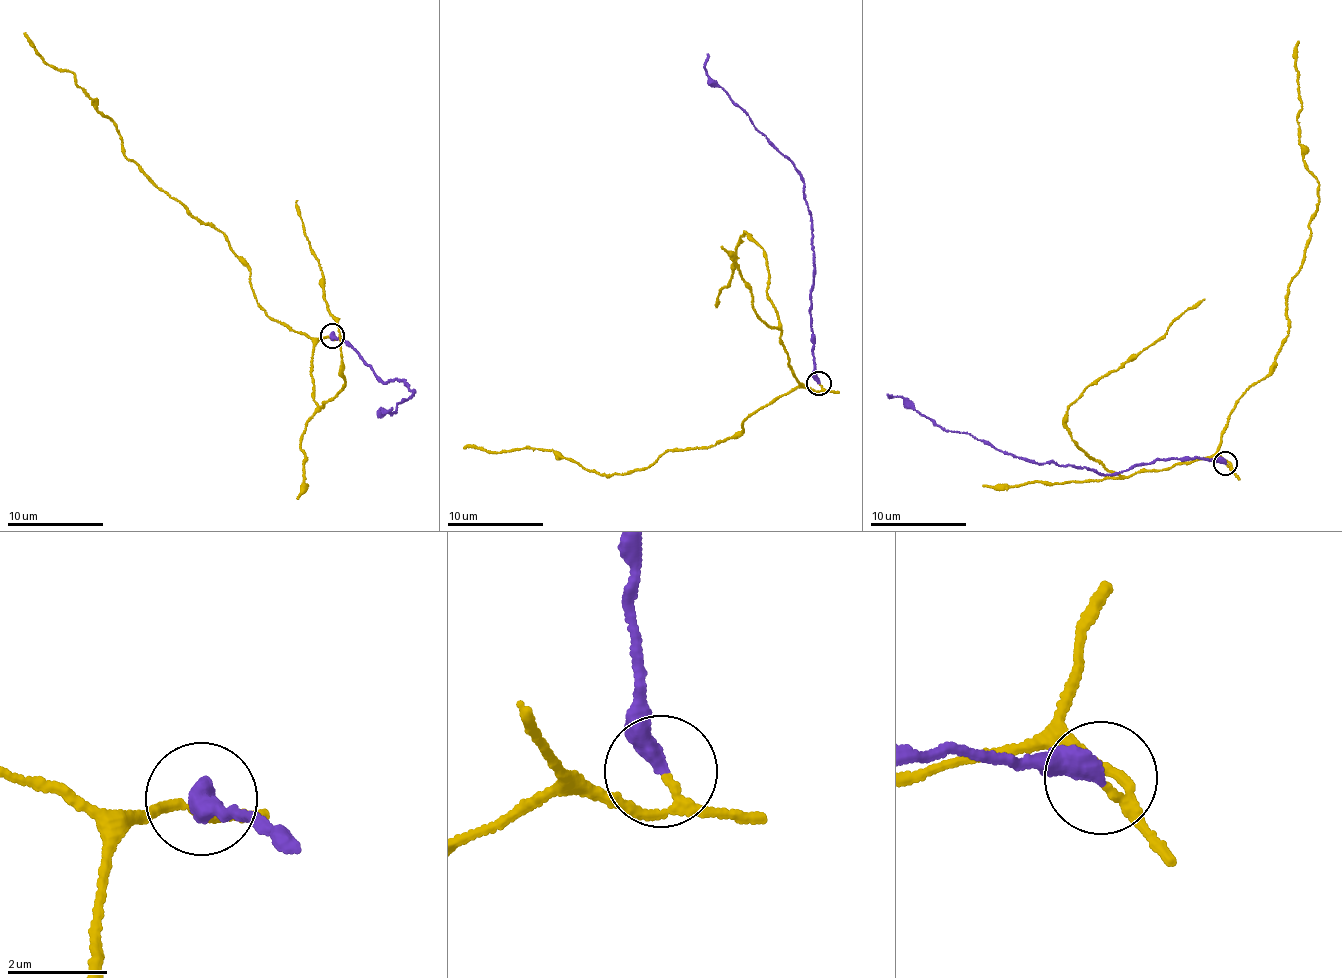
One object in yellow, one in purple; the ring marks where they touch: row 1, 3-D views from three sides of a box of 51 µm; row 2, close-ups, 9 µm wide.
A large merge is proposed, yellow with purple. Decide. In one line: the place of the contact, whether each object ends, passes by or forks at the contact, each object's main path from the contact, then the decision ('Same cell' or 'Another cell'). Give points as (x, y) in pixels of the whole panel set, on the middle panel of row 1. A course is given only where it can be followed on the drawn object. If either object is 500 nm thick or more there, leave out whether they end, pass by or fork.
Place: (818, 383). At the ring yellow passes by. At the ring purple ends. Course of yellow: (819, 384), (813, 391), (792, 389), (718, 442), (675, 448), (652, 465), (610, 477), (551, 449), (463, 446). Course of purple: (818, 383), (811, 325), (814, 261), (802, 175), (707, 74), (707, 54). Same cell

